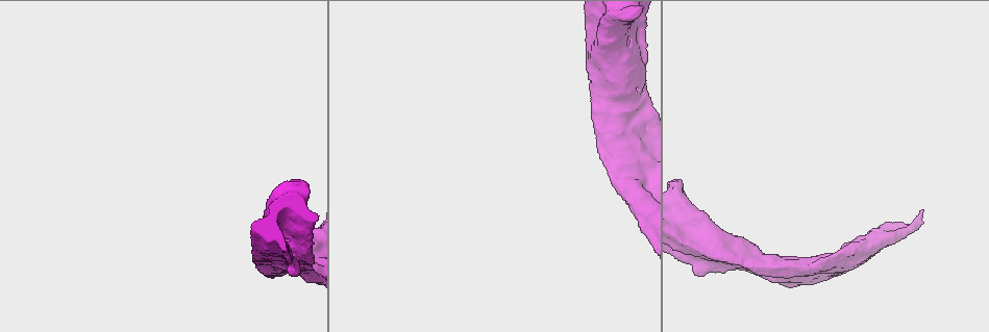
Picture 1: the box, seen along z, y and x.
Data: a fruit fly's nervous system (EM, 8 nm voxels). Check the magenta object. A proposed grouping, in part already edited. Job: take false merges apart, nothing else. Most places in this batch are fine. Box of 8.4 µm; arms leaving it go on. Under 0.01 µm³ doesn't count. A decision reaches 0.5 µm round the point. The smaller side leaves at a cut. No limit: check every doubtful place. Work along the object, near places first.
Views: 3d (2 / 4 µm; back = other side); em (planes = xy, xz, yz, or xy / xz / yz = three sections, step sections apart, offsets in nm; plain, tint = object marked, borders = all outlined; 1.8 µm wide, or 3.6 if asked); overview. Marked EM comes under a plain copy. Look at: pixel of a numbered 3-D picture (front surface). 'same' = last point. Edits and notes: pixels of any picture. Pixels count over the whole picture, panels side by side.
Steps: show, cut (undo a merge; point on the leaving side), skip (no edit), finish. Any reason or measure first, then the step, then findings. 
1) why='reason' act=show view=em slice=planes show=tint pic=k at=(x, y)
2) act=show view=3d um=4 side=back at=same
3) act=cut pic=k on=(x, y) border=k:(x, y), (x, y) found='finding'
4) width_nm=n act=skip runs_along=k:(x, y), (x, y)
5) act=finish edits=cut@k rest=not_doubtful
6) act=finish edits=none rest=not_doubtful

why='touches itself' act=show view=3d um=2 side=back pic=1 at=(309, 251)

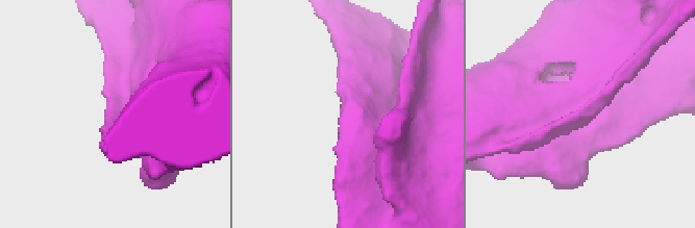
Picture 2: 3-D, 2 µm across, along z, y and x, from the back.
act=show view=em slice=planes show=tint pic=2 at=(348, 101)

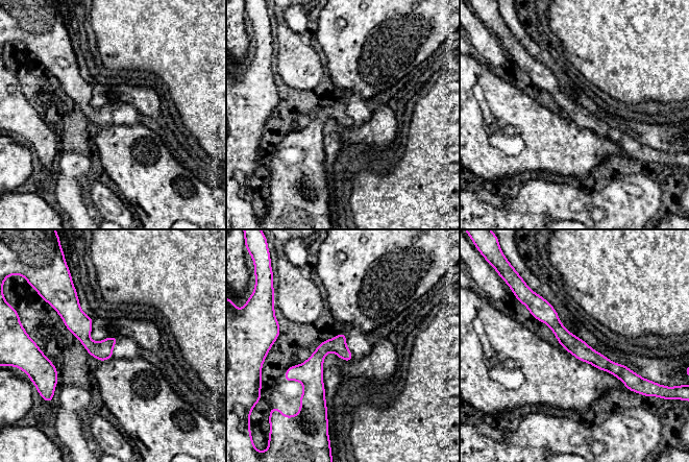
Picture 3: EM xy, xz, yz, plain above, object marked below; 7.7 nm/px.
width_nm=130 act=skip runs_along=3:(530, 306), (584, 353), (630, 379) found='all the same neuron'

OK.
why='closes a loop' act=show view=3d um=4 side=back pic=1 at=(626, 57)

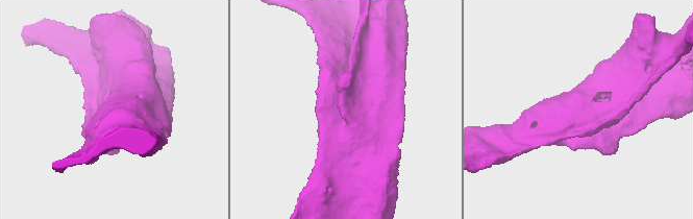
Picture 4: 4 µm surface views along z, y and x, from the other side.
why='shape alone is not enough' act=show view=em slice=yz step=4 show=tint pic=4 at=(580, 118)

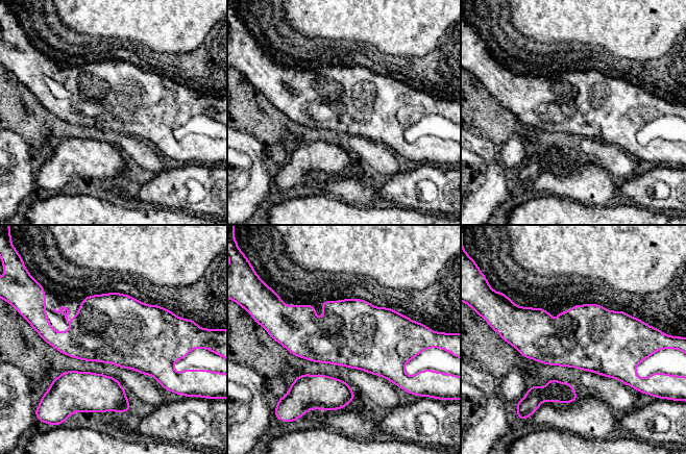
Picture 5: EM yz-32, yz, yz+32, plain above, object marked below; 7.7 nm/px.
act=show view=em slice=planes show=tint at=same

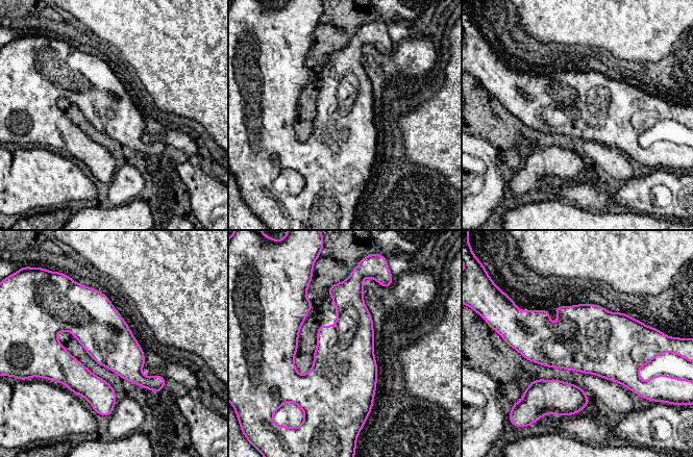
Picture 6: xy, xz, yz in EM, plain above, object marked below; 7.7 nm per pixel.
act=skip found='one neuron here'

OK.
why='calibre changes' act=show view=em um=3.6 slice=yz step=8 show=tint pic=1 at=(639, 95)

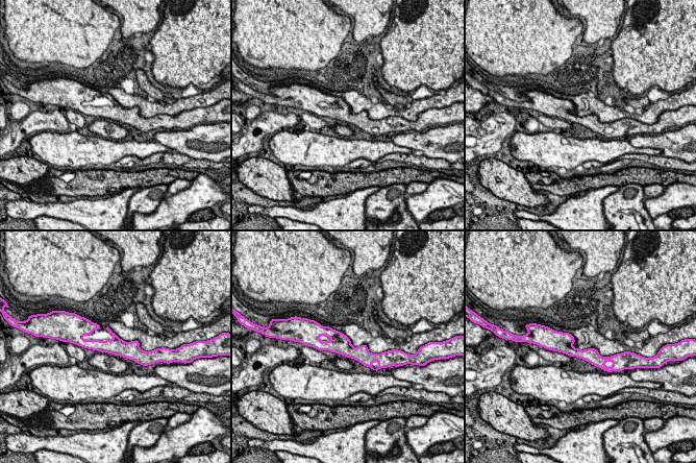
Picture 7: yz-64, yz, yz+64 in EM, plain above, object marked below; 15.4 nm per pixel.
act=skip runs_along=7:(318, 346), (342, 345), (376, 357) found='one neuron here'

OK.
act=finish edits=none rest=not_doubtful

